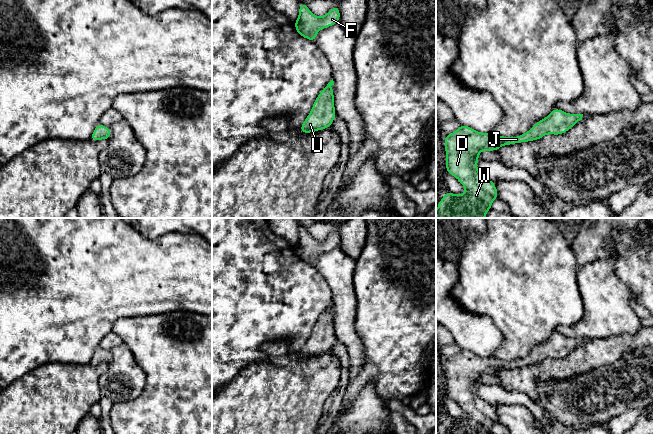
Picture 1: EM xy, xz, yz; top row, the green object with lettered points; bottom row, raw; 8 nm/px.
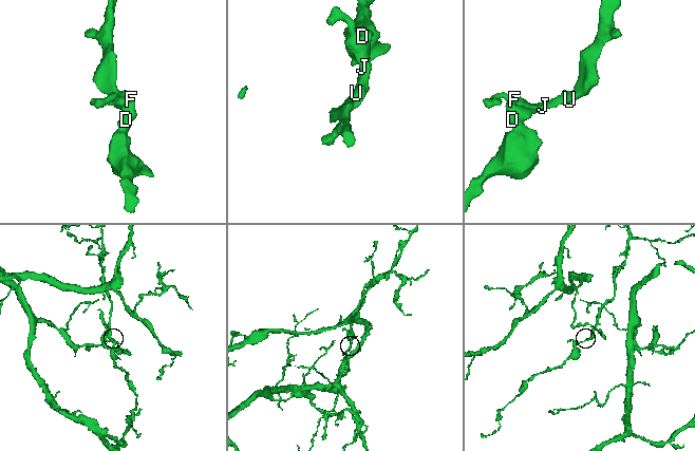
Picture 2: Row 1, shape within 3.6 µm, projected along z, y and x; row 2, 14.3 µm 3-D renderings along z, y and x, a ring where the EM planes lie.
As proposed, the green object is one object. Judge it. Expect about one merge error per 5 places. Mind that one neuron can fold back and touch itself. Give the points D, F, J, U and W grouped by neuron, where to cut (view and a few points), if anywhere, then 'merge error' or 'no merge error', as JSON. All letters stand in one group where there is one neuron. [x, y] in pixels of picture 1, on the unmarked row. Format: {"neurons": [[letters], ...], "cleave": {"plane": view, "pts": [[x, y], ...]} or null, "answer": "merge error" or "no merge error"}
{"neurons": [["D", "F", "J", "U", "W"]], "cleave": null, "answer": "no merge error"}

